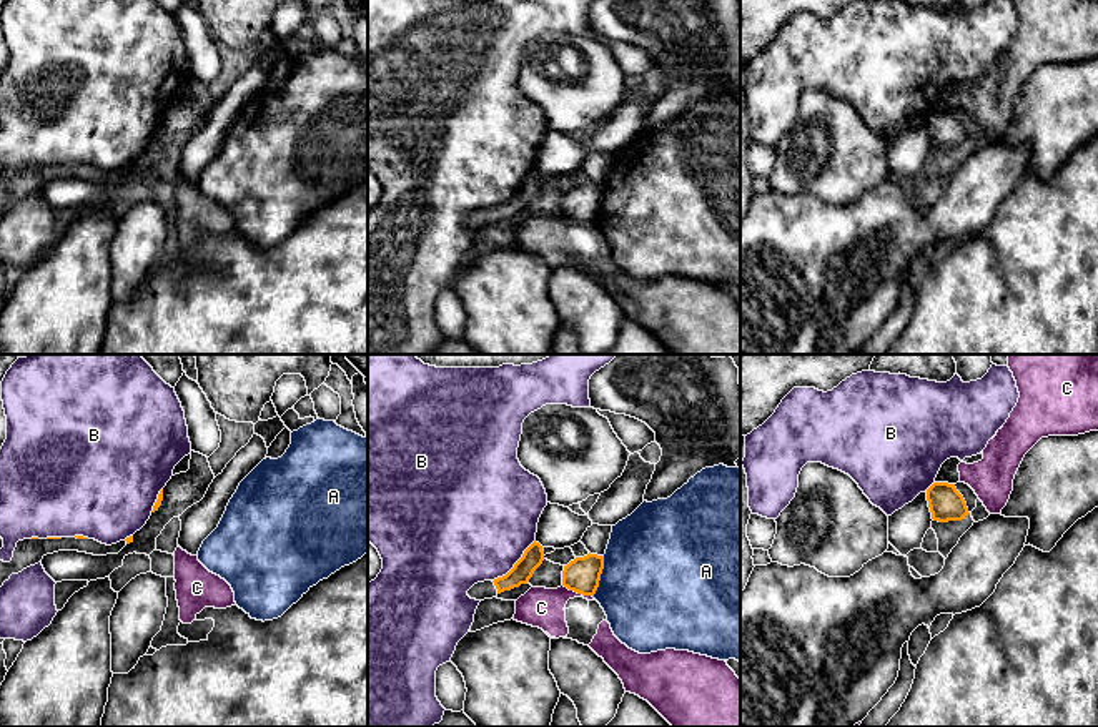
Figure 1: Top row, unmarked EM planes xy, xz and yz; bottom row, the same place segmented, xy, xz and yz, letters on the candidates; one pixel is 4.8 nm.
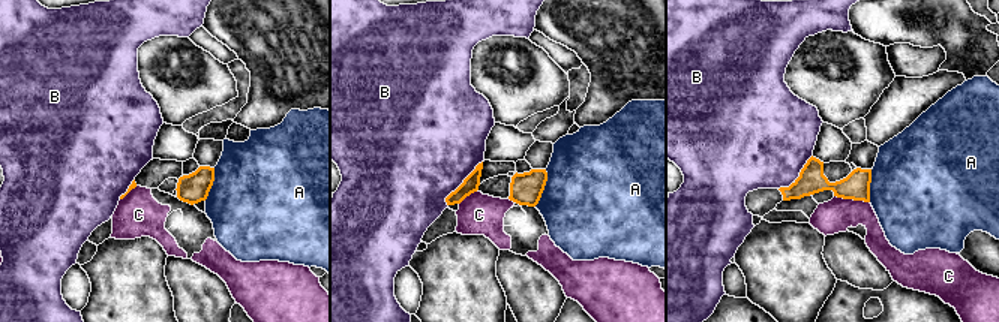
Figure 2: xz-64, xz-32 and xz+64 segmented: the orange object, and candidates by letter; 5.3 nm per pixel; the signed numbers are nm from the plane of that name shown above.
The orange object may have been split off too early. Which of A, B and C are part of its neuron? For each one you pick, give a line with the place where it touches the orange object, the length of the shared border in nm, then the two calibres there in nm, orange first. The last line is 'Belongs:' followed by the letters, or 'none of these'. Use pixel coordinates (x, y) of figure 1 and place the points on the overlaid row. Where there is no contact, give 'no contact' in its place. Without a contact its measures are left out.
Belongs: none of these

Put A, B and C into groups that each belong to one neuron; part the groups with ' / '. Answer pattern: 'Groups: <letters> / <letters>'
Groups: A / B / C

